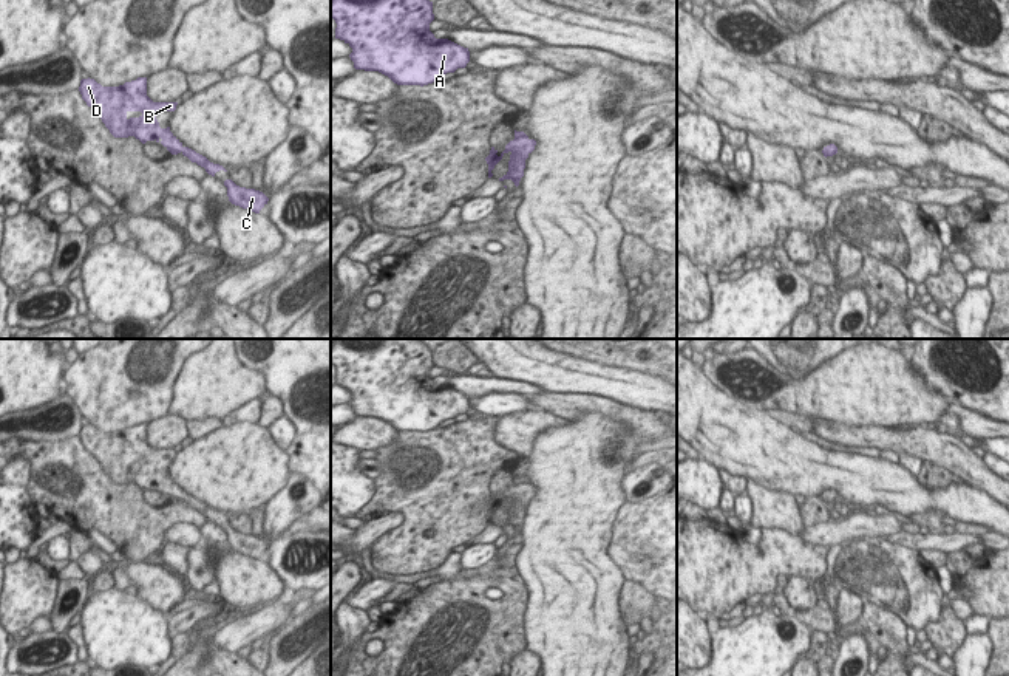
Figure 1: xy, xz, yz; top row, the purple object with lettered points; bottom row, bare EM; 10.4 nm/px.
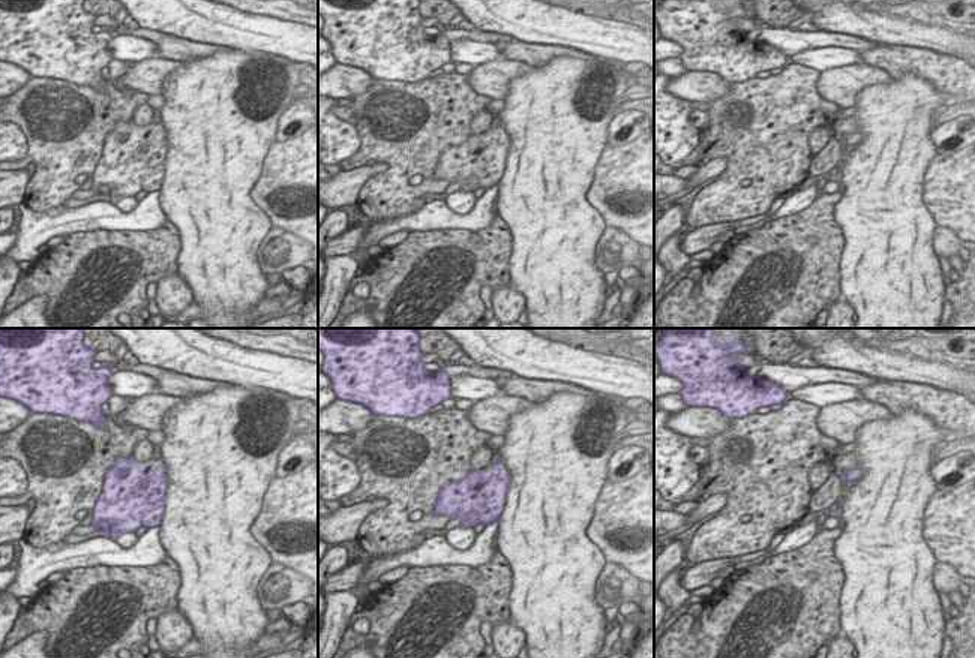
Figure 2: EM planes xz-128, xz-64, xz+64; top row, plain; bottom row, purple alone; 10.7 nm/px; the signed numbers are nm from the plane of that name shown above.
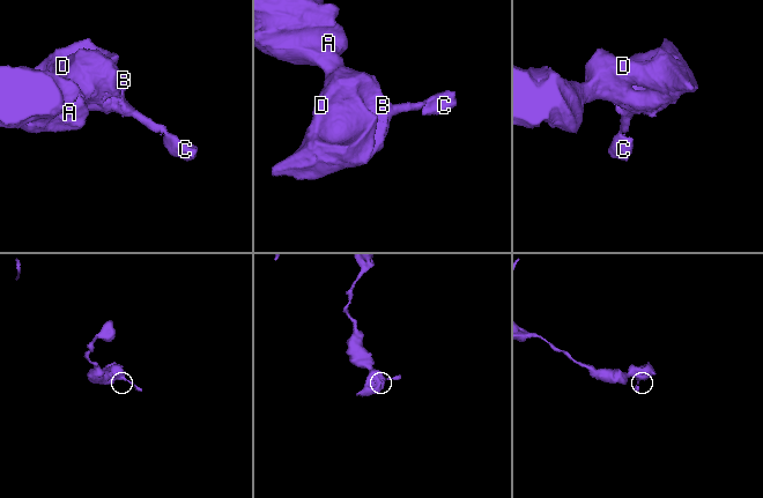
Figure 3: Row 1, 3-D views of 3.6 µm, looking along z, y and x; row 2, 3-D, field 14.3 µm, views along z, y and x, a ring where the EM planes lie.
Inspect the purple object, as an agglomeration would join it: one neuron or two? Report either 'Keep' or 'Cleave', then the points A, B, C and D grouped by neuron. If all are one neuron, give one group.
Keep. Groups: A B C D.

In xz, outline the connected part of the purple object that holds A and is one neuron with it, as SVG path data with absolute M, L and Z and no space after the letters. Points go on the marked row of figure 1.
M331 0L335 39L352 48L355 70L379 71L397 85L428 85L465 68L470 51L430 31L430 0Z

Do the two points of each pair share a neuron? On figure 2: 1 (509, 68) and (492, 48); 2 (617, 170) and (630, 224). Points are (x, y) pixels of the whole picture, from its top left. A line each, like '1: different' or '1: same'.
1: different
2: same

